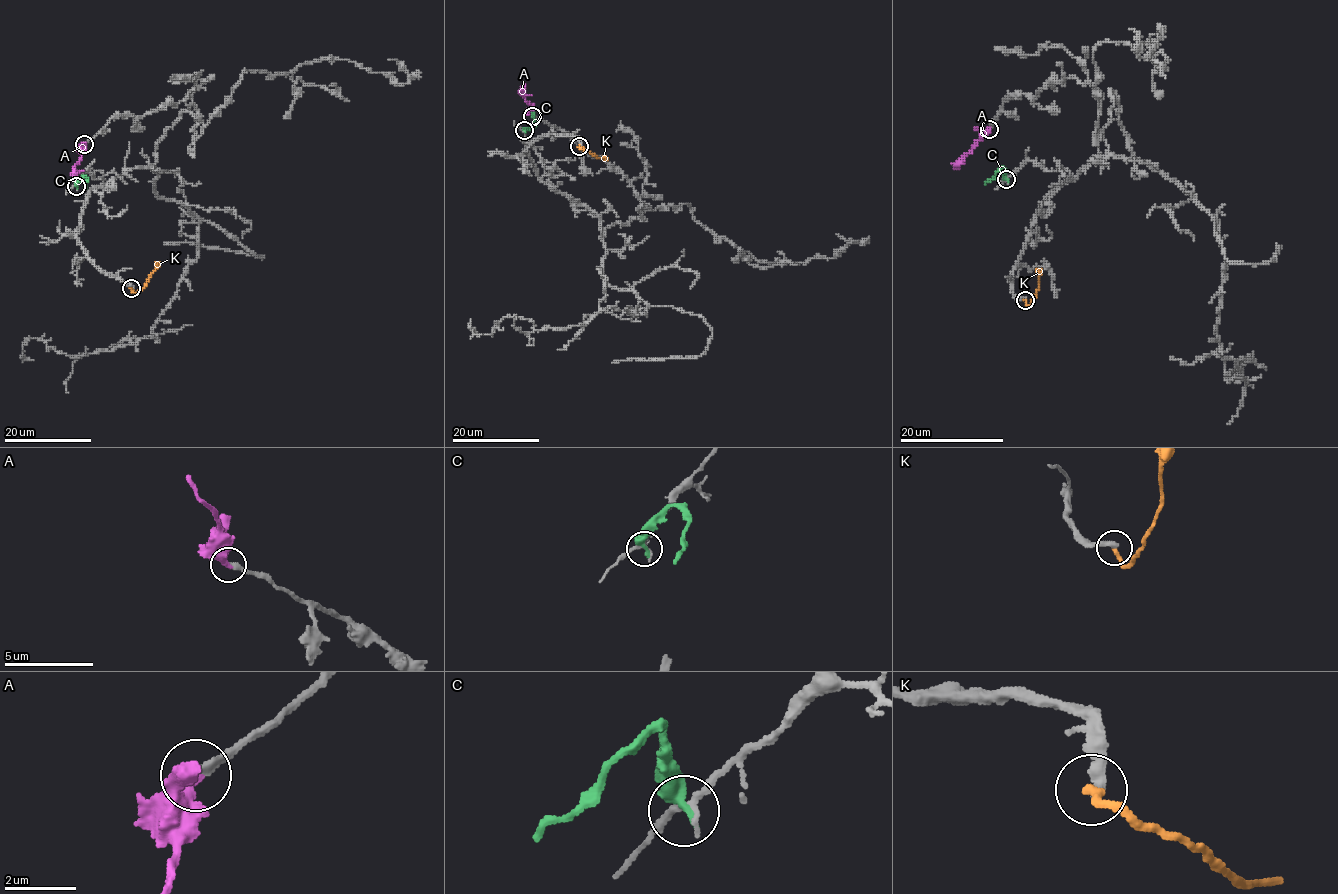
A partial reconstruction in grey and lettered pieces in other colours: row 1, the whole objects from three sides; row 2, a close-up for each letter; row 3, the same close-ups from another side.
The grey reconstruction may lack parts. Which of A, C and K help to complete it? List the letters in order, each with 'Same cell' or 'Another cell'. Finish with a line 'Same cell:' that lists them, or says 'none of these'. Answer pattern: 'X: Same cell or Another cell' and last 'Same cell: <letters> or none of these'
A: Same cell
C: Another cell
K: Another cell
Same cell: A

